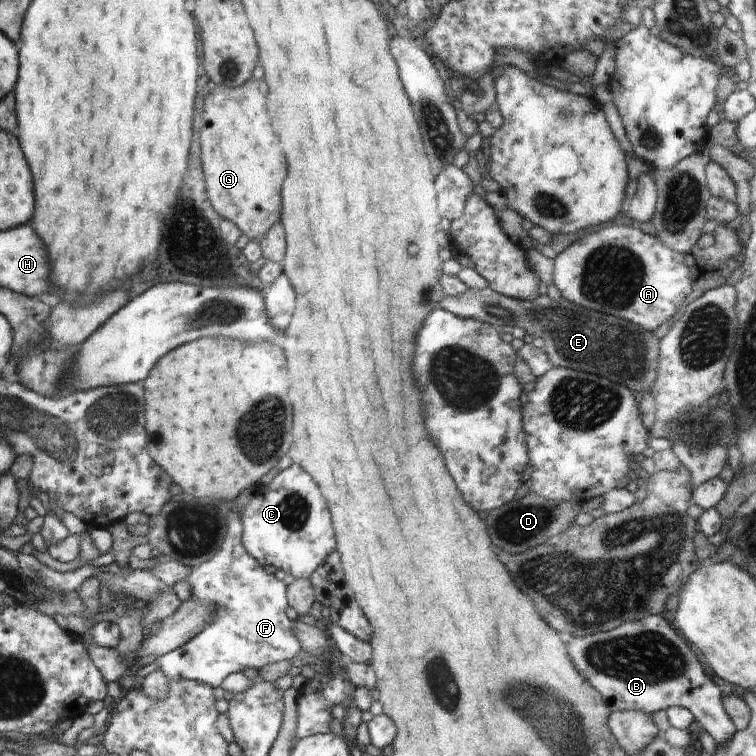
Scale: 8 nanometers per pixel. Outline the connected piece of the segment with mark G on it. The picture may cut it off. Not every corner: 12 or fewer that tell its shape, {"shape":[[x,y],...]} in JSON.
{"shape":[[264,80],[215,85],[198,125],[208,200],[250,240],[282,222]]}

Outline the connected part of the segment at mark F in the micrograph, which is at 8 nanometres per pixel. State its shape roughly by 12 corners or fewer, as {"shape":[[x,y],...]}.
{"shape":[[236,508],[185,578],[210,626],[156,658],[217,687],[300,652],[287,586],[243,548]]}

